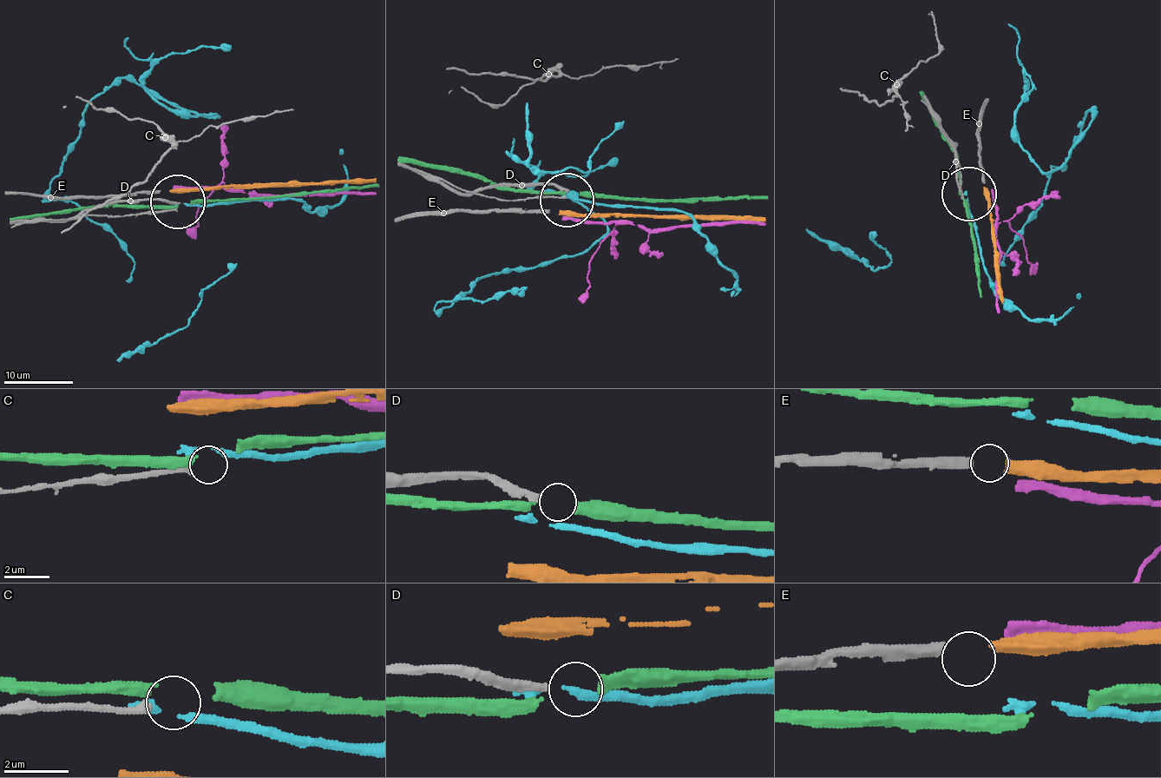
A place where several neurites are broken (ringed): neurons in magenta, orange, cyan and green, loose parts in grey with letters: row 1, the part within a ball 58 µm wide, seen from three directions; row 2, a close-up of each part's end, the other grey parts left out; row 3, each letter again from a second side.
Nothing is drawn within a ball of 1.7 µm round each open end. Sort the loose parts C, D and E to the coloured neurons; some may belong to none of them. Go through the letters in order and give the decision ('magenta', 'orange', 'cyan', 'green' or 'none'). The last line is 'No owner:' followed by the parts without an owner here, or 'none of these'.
C: none
D: none
E: orange
No owner: C, D

